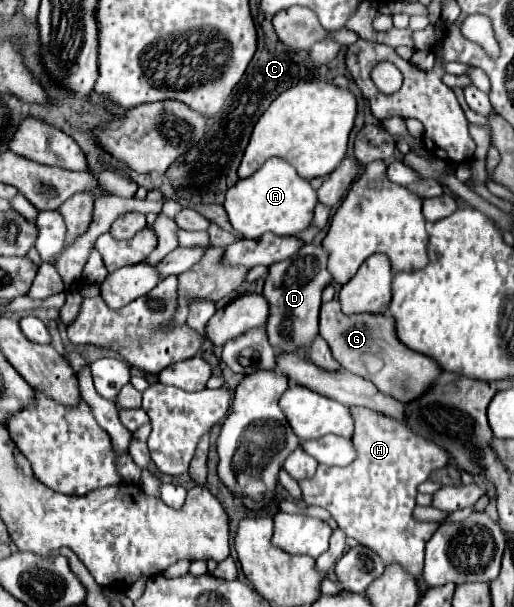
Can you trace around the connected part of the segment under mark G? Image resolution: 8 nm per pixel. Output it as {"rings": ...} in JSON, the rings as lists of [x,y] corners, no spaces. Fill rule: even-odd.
{"rings":[[[330,300],[322,304],[322,310],[320,310],[320,334],[328,342],[332,356],[342,368],[374,382],[374,386],[382,394],[394,396],[402,404],[422,398],[434,386],[436,378],[442,374],[442,368],[438,366],[434,358],[414,352],[398,340],[396,322],[392,316],[384,316],[384,314],[346,316],[340,310],[340,302]],[[376,354],[378,354],[378,360],[376,360]]]}

